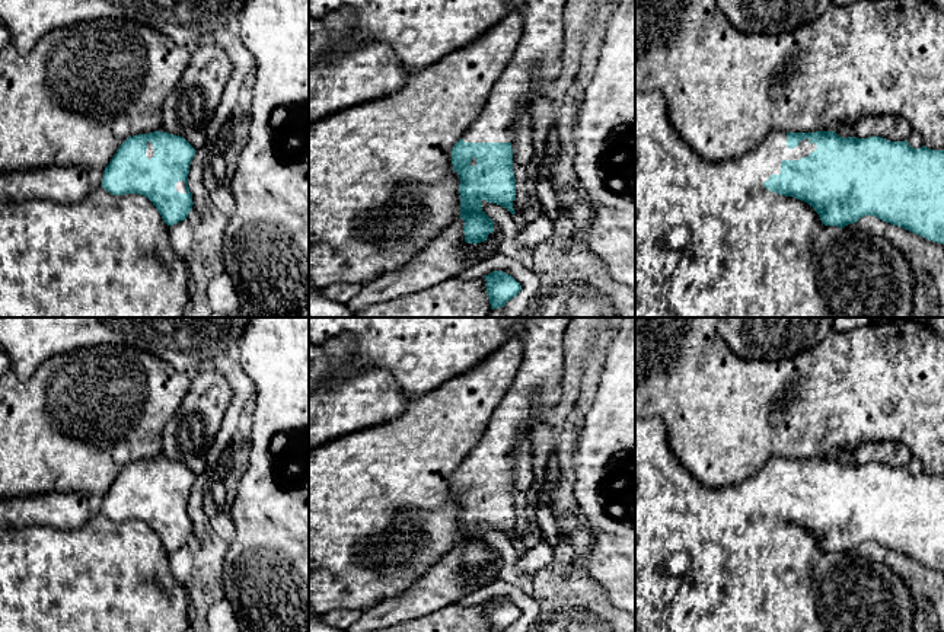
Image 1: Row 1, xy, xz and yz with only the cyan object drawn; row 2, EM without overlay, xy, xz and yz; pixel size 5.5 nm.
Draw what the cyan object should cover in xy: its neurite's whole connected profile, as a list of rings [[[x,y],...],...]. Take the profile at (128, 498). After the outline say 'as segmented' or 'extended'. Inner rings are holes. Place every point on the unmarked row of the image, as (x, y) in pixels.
[[[163,456],[128,463],[103,497],[102,513],[77,530],[60,530],[45,526],[23,529],[0,527],[0,632],[189,632],[189,596],[169,571],[169,553],[186,546],[192,536],[188,499],[195,475],[179,462]]]; extended

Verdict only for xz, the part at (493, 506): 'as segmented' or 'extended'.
extended

